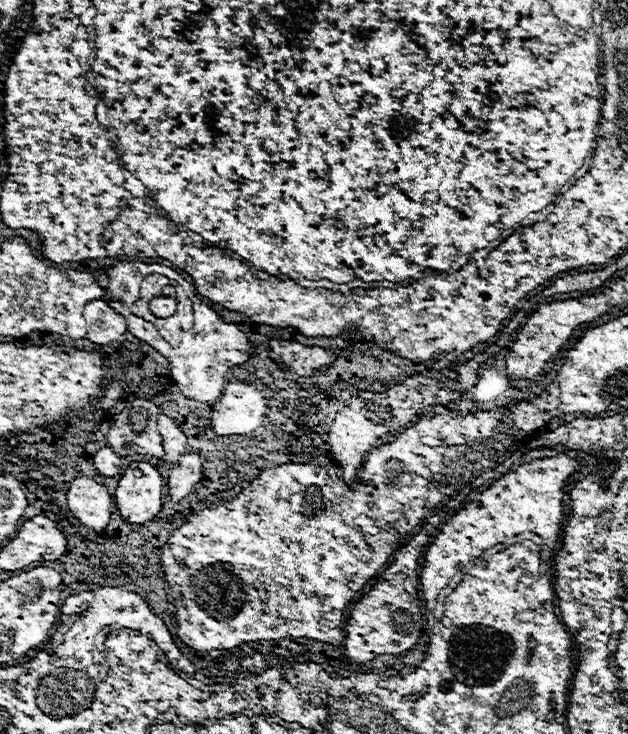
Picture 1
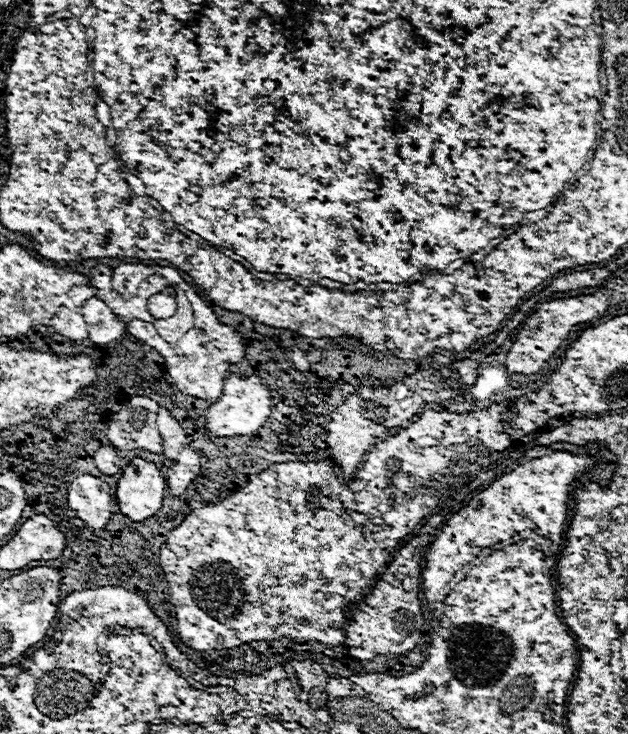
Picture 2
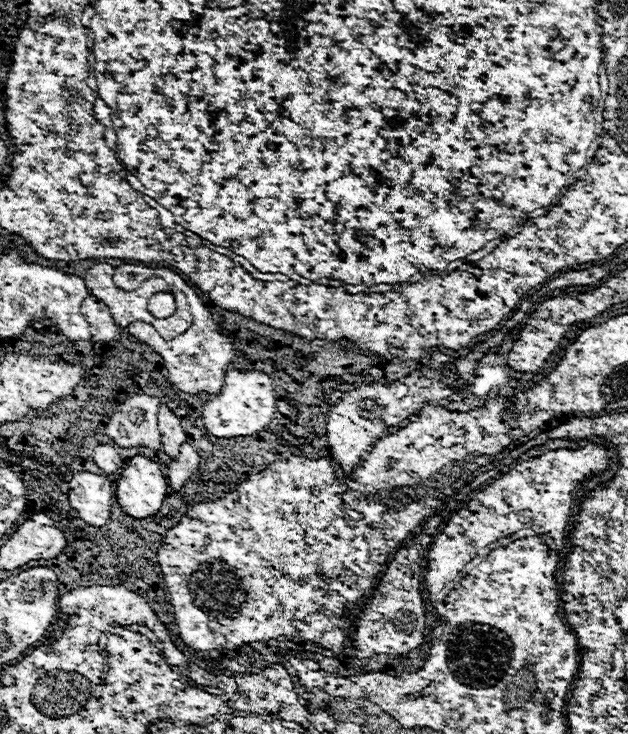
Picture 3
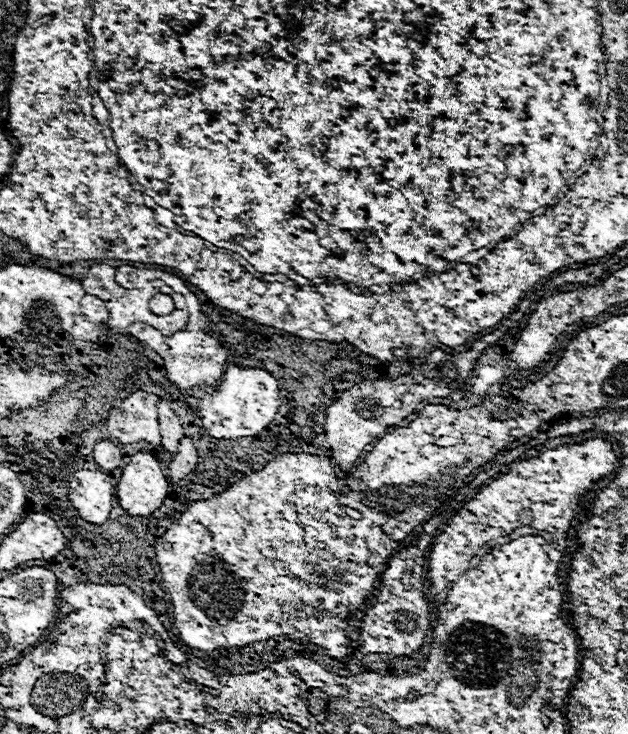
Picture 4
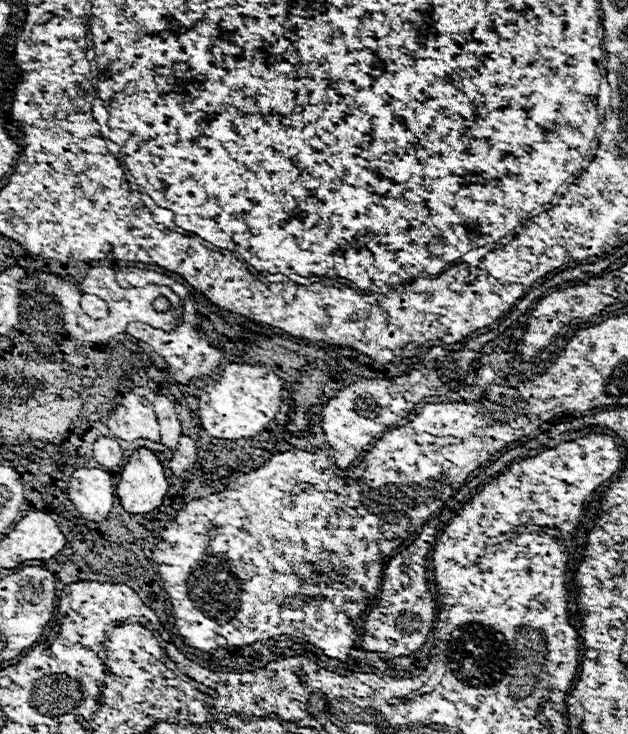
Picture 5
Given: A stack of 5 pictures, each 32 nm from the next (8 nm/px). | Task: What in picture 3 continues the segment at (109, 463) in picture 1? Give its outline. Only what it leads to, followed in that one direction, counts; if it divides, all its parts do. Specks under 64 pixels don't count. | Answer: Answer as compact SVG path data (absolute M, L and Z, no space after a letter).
M110 444L94 448L94 462L104 474L116 474L122 468L122 458L118 456L118 450Z

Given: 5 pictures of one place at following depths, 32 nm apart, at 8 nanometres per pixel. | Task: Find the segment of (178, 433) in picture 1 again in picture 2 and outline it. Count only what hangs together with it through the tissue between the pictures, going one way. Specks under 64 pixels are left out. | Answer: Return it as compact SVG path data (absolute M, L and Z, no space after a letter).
M160 408L158 412L158 430L162 434L162 444L164 444L164 456L172 462L178 460L182 446L188 442L184 430L180 428L180 424L168 414L168 410Z

